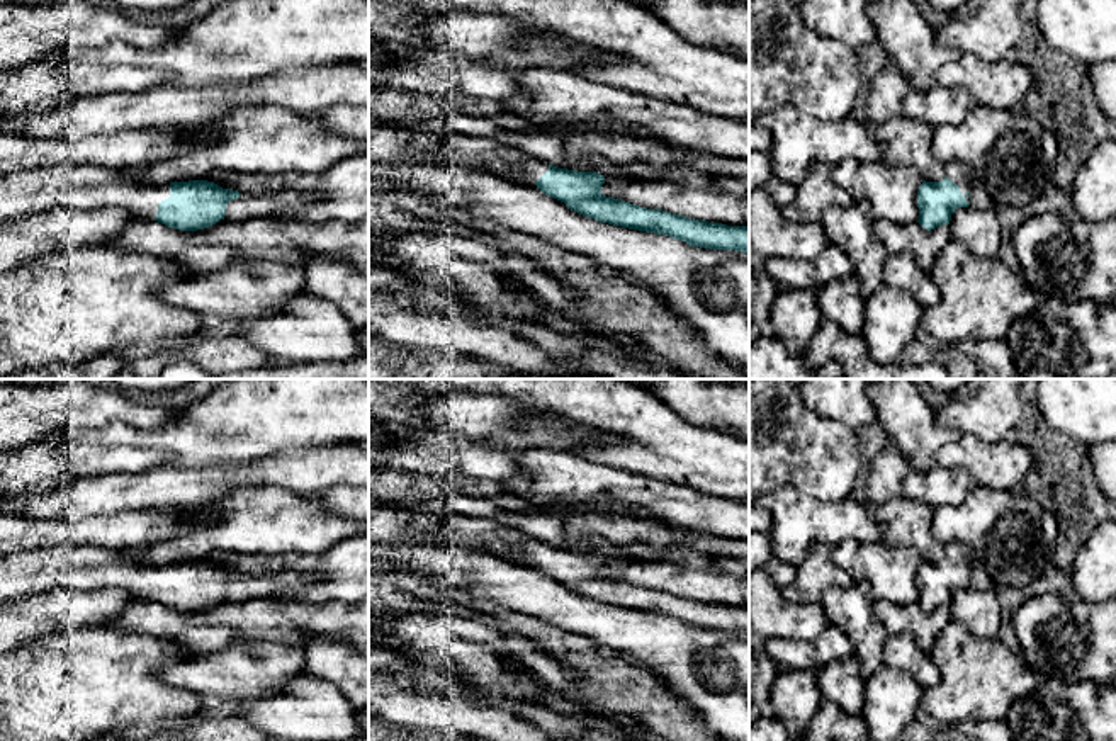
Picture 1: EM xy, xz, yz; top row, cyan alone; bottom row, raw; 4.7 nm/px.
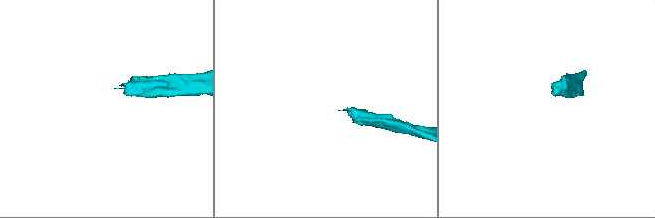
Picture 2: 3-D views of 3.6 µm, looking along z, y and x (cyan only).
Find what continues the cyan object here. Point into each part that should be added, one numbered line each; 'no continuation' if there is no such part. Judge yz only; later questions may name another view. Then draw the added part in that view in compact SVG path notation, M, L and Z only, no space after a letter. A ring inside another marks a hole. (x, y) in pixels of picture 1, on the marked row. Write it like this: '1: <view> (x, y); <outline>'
1: yz (955, 170); M961 161L946 163L944 177L953 180L960 187L961 194L965 195L965 201L970 201L967 194L972 192L973 187L970 185L967 168Z

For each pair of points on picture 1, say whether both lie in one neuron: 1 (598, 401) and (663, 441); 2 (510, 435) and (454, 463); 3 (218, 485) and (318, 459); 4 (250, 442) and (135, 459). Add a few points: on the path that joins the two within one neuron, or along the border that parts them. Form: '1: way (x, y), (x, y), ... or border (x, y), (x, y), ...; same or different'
1: way (614, 407), (631, 413), (648, 430); same
2: way (496, 449), (486, 459), (467, 459); same
3: way (243, 473), (293, 469); same
4: border (135, 446), (167, 449), (175, 458); different

